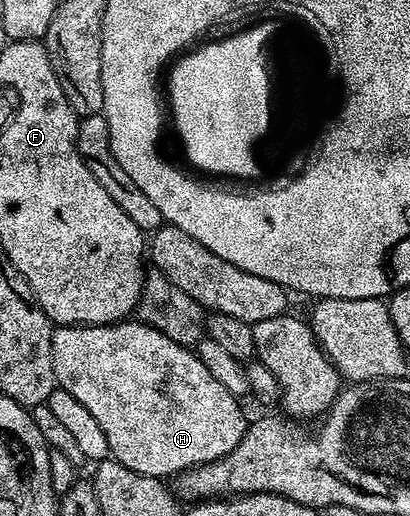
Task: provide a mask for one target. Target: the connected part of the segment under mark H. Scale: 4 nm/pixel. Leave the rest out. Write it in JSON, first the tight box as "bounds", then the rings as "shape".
{"bounds":[52,321,249,481],"shape":[[[121,321],[89,327],[57,326],[52,332],[52,356],[59,390],[70,393],[94,416],[102,433],[106,433],[109,456],[134,473],[164,481],[167,475],[175,477],[191,467],[218,461],[218,457],[226,457],[242,441],[242,433],[248,428],[249,420],[244,419],[241,400],[210,374],[195,350],[170,341],[166,333],[158,333],[149,323]]]}

